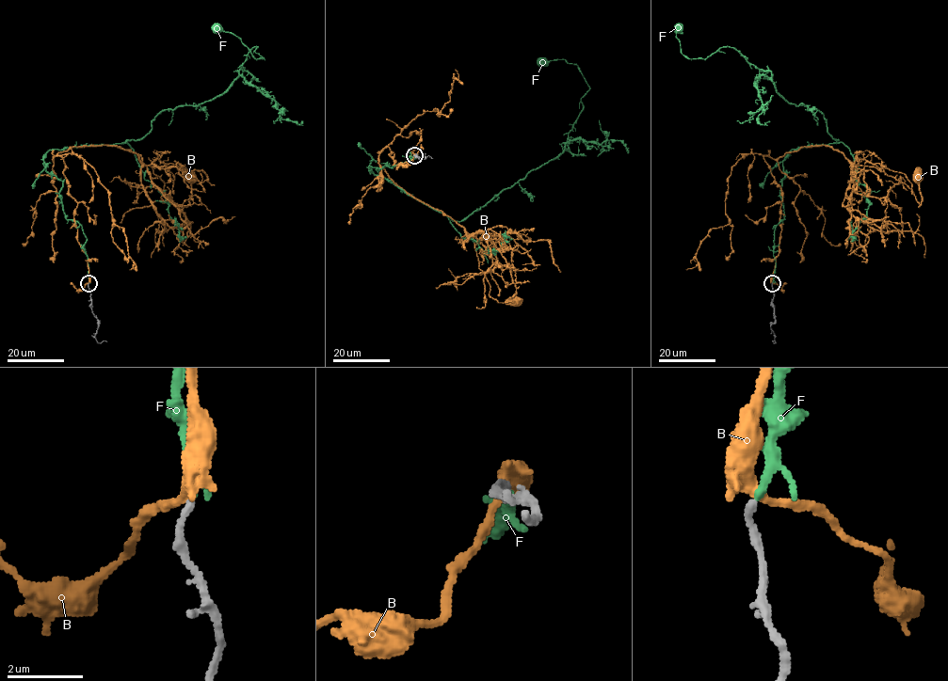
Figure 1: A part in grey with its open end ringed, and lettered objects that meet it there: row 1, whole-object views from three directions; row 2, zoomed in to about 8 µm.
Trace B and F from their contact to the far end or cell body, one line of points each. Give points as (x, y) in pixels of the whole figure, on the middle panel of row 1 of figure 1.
B: (414, 155), (394, 165), (386, 147), (378, 165), (463, 228), (489, 295), (516, 301)
F: (415, 155), (369, 168), (457, 221), (555, 158), (589, 87), (576, 64), (542, 61)

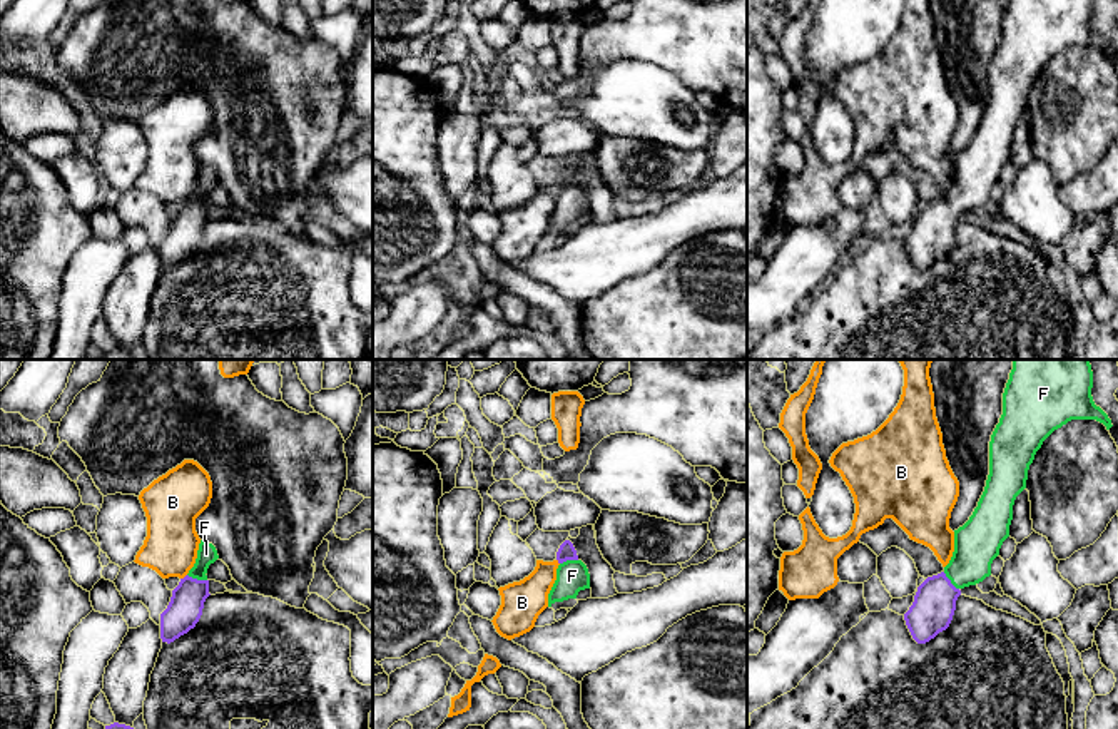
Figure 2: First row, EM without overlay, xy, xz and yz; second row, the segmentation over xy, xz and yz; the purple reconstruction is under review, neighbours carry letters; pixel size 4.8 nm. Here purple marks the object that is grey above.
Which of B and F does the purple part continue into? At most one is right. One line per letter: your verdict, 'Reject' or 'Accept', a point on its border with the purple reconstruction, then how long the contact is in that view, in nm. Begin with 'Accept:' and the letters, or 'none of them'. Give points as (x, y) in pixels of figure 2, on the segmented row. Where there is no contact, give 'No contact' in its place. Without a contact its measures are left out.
Accept: F
B: Reject. Touches purple at xy (184, 577). Shared border 40 nm
F: Accept. Touches purple at xy (196, 579). Shared border 100 nm

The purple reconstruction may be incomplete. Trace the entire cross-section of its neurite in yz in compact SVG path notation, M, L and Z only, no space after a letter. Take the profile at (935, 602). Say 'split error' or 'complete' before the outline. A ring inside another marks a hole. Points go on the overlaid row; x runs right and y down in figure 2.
split error; M1013 359L1013 370L1003 393L1003 415L989 441L989 475L984 492L969 520L954 530L954 552L938 575L927 577L904 614L906 625L917 644L926 644L946 630L956 610L961 590L991 575L991 563L1009 537L1013 505L1026 488L1028 470L1043 441L1071 420L1096 420L1110 430L1111 420L1091 396L1093 371L1090 359Z

